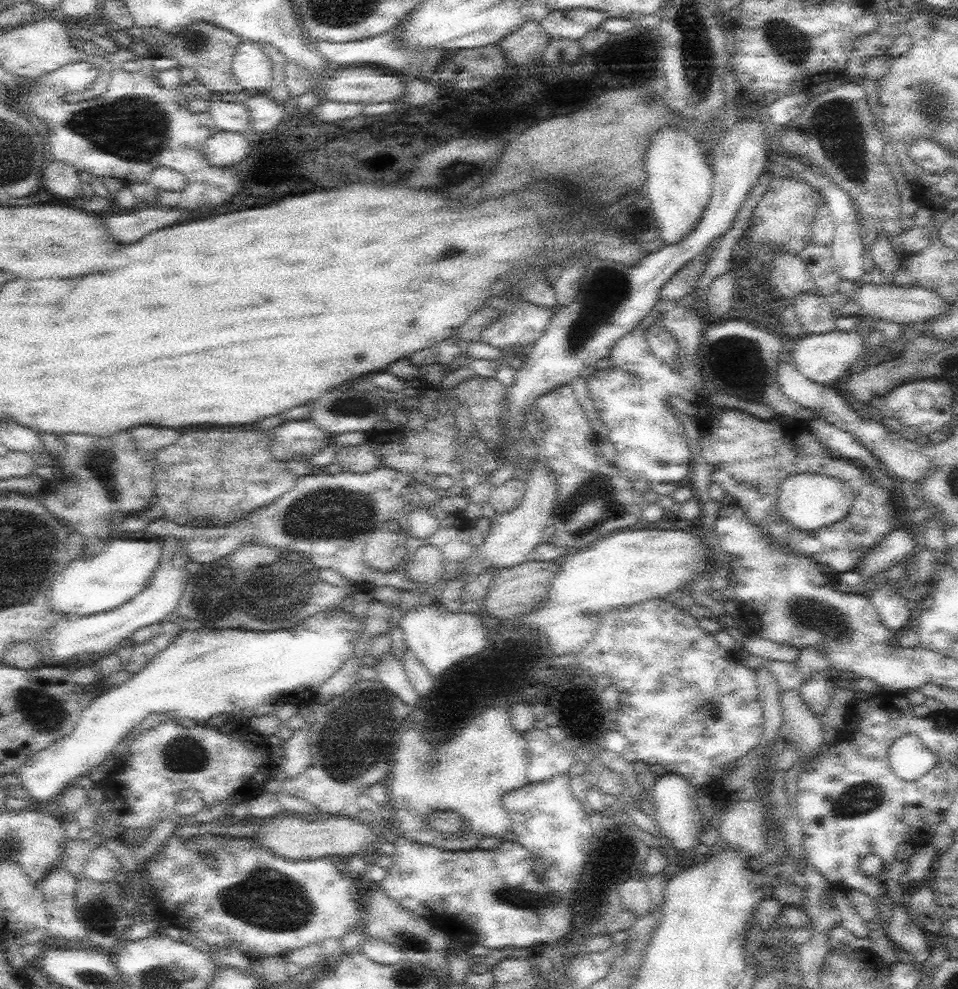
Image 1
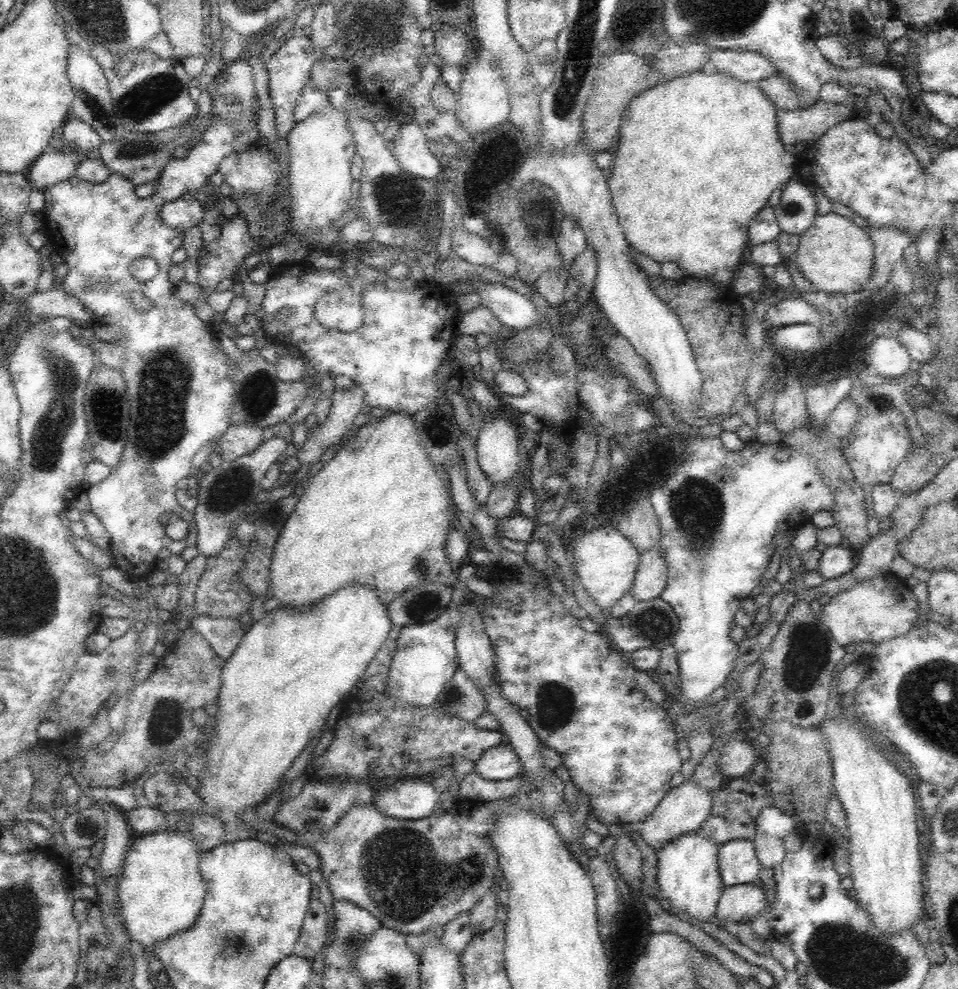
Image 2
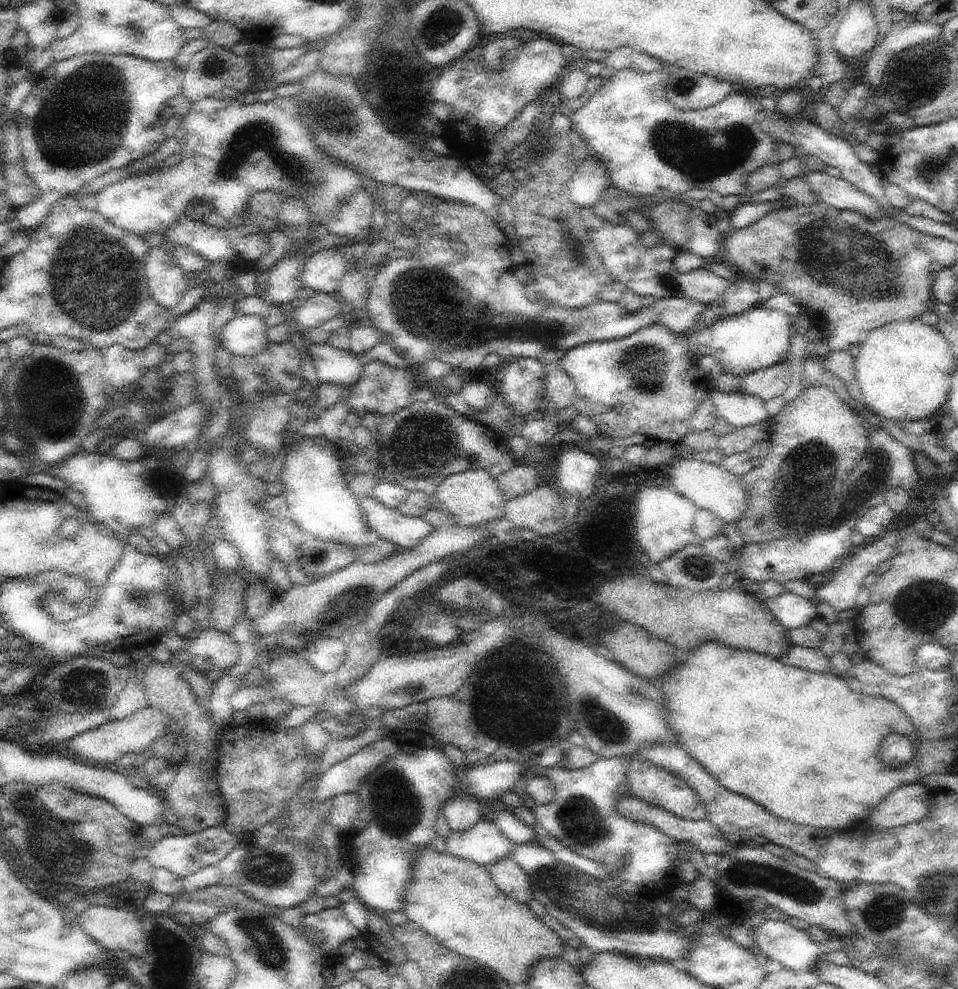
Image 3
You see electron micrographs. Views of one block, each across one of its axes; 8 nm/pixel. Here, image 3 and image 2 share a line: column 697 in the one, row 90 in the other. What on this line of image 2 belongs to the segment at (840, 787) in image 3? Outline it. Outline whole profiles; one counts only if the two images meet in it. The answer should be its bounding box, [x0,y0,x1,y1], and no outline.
[608,70,798,286]

